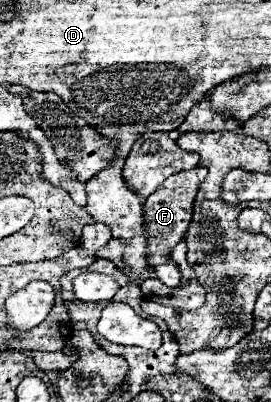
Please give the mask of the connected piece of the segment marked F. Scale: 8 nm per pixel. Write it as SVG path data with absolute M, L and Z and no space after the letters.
M196 166L188 172L174 174L168 180L164 180L154 194L150 194L146 198L146 204L144 204L144 232L146 232L146 240L148 240L146 242L146 248L148 248L146 262L156 272L156 278L162 280L166 286L180 284L180 272L168 256L188 230L188 224L192 220L192 204L194 204L196 192L198 192L202 180L206 178L206 174L208 174L208 170L204 166Z

